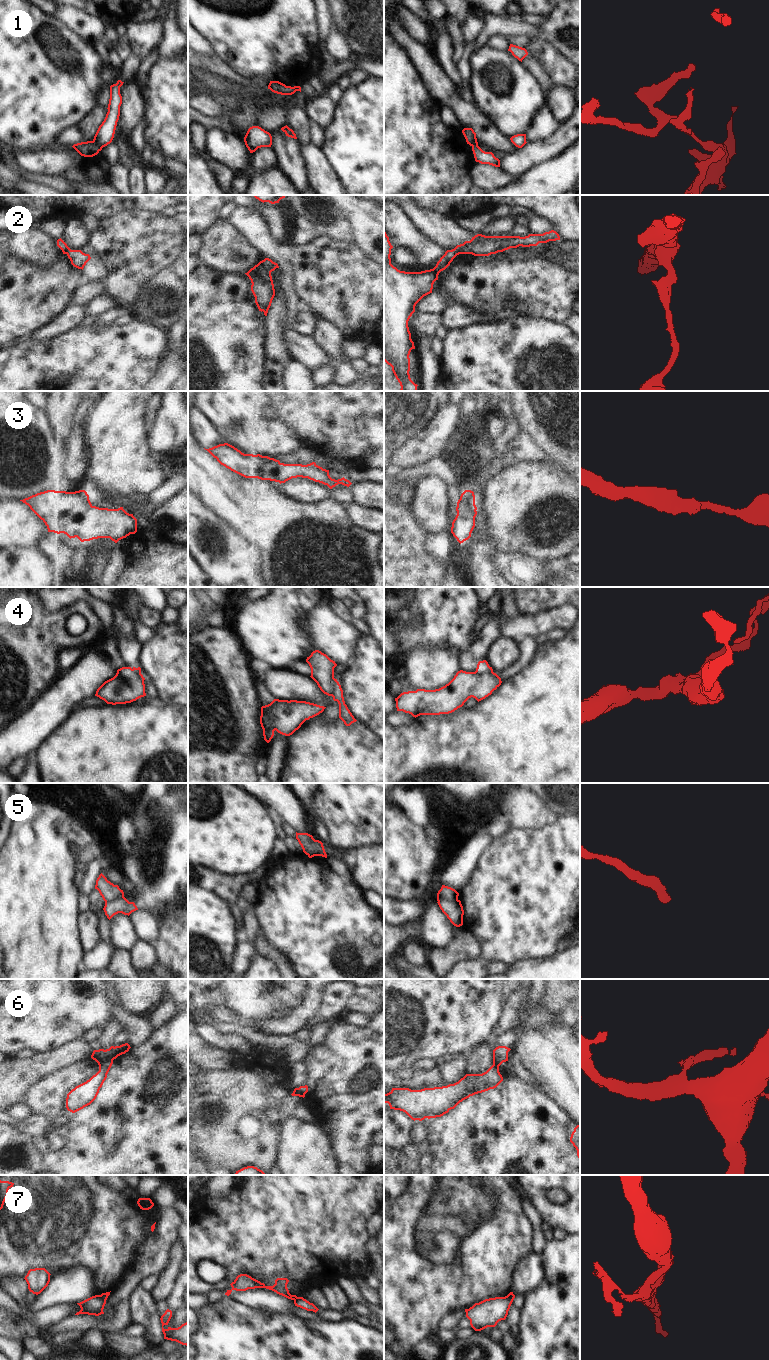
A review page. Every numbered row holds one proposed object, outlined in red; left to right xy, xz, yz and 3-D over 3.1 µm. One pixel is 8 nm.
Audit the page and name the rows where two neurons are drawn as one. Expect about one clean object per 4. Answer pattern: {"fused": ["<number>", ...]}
{"fused": ["1", "2", "4", "5", "6", "7"]}

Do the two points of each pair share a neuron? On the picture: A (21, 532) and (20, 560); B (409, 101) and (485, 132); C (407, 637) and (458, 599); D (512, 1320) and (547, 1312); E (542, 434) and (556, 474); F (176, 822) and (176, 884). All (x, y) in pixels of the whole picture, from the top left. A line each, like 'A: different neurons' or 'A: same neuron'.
A: different neurons
B: different neurons
C: same neuron
D: different neurons
E: different neurons
F: same neuron

